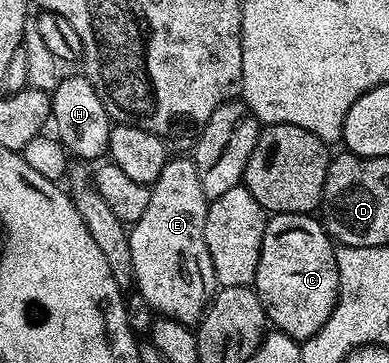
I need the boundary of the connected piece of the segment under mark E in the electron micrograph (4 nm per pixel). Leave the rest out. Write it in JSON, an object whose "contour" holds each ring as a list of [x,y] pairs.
{"contour":[[[167,158],[164,169],[160,169],[160,177],[150,187],[148,205],[144,208],[144,213],[129,228],[128,234],[132,249],[134,281],[144,301],[148,301],[148,305],[154,308],[158,315],[166,315],[169,319],[194,325],[213,301],[218,279],[214,275],[212,257],[204,241],[208,200],[204,189],[200,189],[200,173],[196,173],[193,158],[178,158],[182,159]]]}

